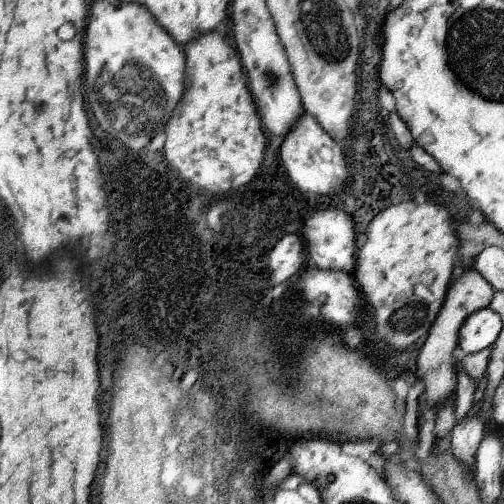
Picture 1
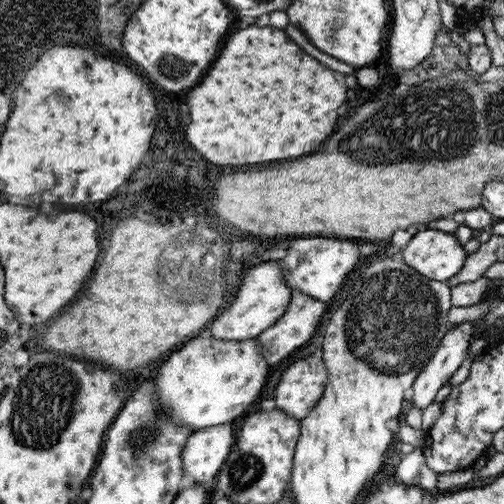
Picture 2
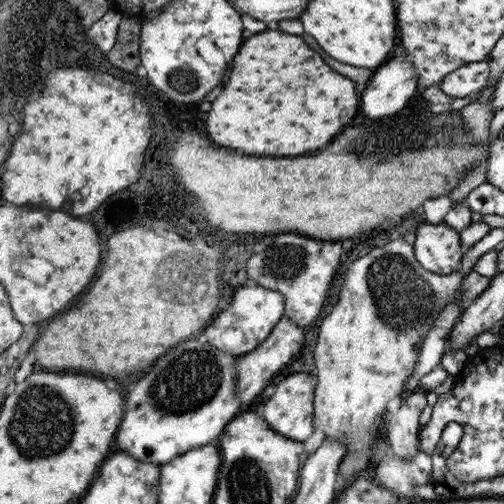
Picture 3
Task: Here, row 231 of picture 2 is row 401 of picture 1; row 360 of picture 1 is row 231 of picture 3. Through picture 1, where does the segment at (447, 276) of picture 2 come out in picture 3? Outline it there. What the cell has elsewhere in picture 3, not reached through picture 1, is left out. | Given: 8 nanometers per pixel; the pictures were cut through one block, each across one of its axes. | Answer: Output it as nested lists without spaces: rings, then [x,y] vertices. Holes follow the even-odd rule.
[[[421,224],[415,232],[415,258],[417,262],[435,274],[449,276],[457,270],[461,260],[459,236],[451,226]]]

